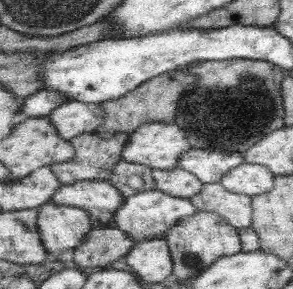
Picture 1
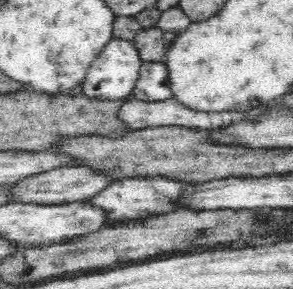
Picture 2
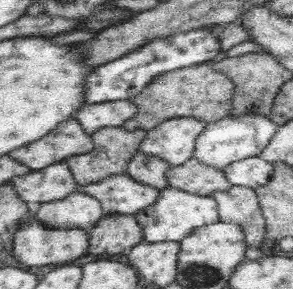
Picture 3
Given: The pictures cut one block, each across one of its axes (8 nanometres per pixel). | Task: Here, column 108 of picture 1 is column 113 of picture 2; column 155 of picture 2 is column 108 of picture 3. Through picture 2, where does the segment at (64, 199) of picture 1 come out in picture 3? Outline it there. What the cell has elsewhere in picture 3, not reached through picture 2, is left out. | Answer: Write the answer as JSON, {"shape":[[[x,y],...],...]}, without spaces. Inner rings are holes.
{"shape":[[[127,174],[111,176],[105,178],[103,182],[89,186],[79,186],[79,192],[99,198],[99,202],[103,202],[103,210],[107,216],[115,214],[135,216],[141,210],[147,210],[147,206],[153,206],[161,194],[159,188],[137,182]]]}

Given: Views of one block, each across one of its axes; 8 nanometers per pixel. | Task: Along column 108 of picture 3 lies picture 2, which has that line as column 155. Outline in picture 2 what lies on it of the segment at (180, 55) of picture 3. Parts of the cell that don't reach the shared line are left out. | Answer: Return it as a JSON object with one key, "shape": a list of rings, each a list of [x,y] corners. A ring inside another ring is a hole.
{"shape":[[[142,64],[140,78],[132,92],[142,102],[166,102],[170,100],[170,82],[166,80],[164,64]]]}

